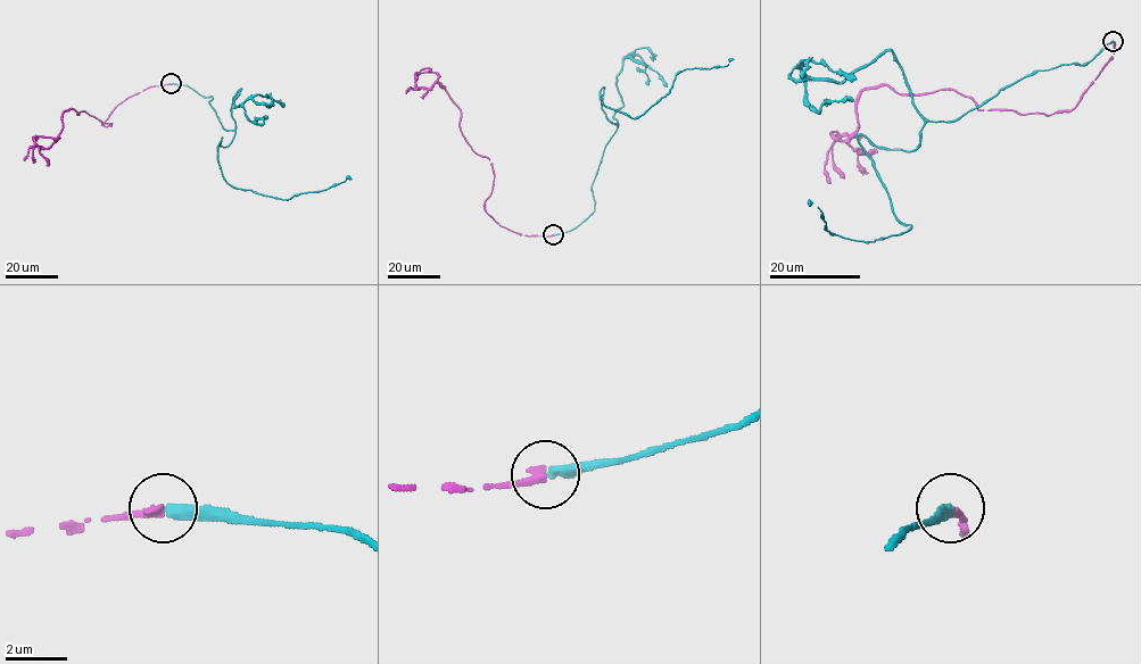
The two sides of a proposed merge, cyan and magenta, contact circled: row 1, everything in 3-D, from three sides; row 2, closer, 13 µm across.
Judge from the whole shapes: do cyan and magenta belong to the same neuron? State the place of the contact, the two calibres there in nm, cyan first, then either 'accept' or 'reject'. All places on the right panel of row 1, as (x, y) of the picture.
(1113, 41) | 320/320 nm | accept

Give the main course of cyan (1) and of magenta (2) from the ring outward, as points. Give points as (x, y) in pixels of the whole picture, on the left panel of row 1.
1: (171, 83), (212, 97), (234, 131), (217, 147), (234, 188), (286, 200), (352, 179)
2: (171, 83), (125, 99), (102, 124), (110, 126), (85, 111), (66, 110), (56, 141), (34, 138), (48, 166)

